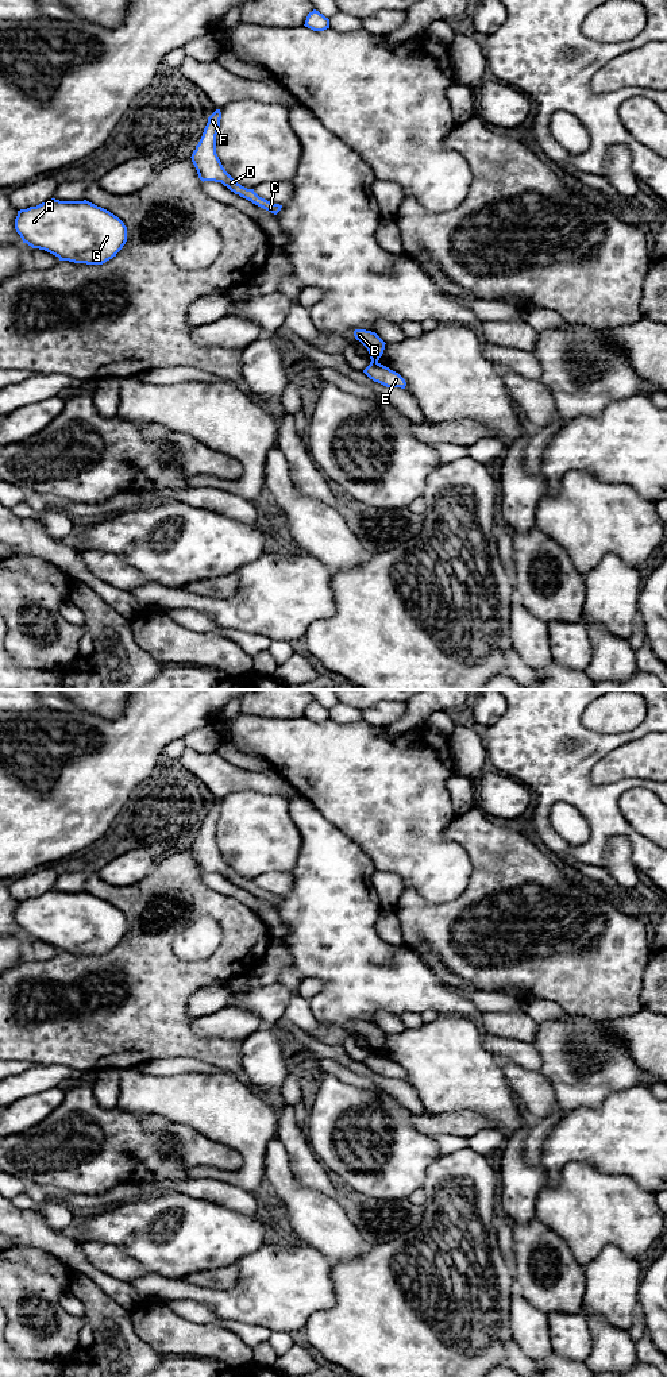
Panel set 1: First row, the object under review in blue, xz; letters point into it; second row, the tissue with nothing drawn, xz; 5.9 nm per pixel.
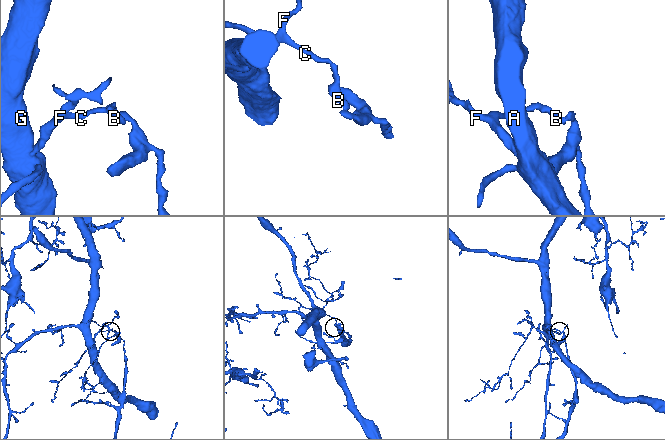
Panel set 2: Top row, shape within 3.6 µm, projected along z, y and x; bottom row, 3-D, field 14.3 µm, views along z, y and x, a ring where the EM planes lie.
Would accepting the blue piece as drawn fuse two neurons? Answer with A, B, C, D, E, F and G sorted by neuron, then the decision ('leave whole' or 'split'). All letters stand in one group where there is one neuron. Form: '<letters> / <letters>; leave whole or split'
A B C D F G / E; split

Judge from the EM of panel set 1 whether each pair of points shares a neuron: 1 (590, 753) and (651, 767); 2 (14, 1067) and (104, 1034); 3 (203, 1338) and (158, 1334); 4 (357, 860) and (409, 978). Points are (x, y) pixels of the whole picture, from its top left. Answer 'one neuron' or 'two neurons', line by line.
1: two neurons
2: two neurons
3: one neuron
4: one neuron

